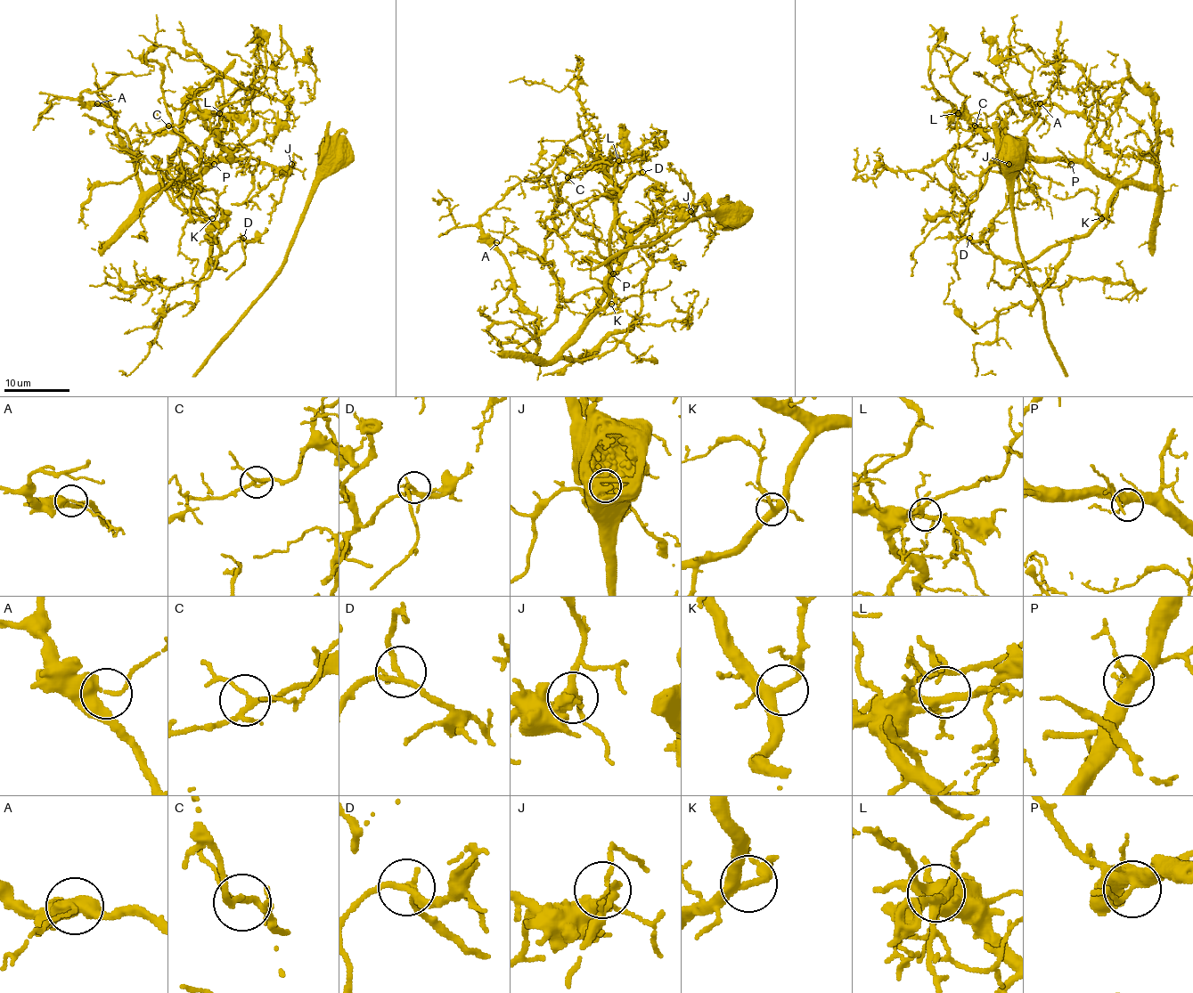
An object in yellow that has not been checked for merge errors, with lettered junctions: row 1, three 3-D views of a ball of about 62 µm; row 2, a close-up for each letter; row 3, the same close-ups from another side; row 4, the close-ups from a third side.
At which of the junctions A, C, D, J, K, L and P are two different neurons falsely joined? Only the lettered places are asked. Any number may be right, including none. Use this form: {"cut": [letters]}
{"cut": []}

